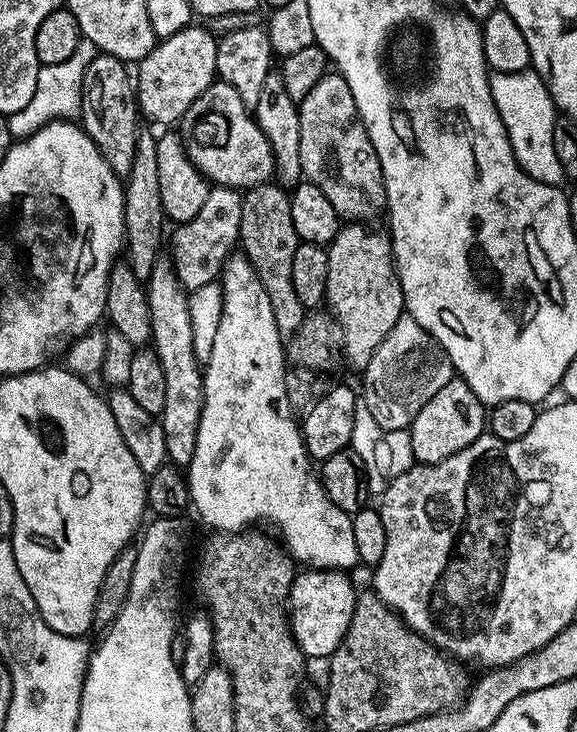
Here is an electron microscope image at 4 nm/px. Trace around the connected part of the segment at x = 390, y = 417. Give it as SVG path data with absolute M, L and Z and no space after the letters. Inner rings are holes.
M405 314L394 322L394 330L382 338L382 346L374 350L362 376L362 403L370 406L374 422L389 432L407 429L414 422L418 410L422 410L422 406L426 406L426 402L430 402L430 398L434 398L446 382L453 380L454 369L450 358L444 353L444 347L429 332L422 330L412 316Z

